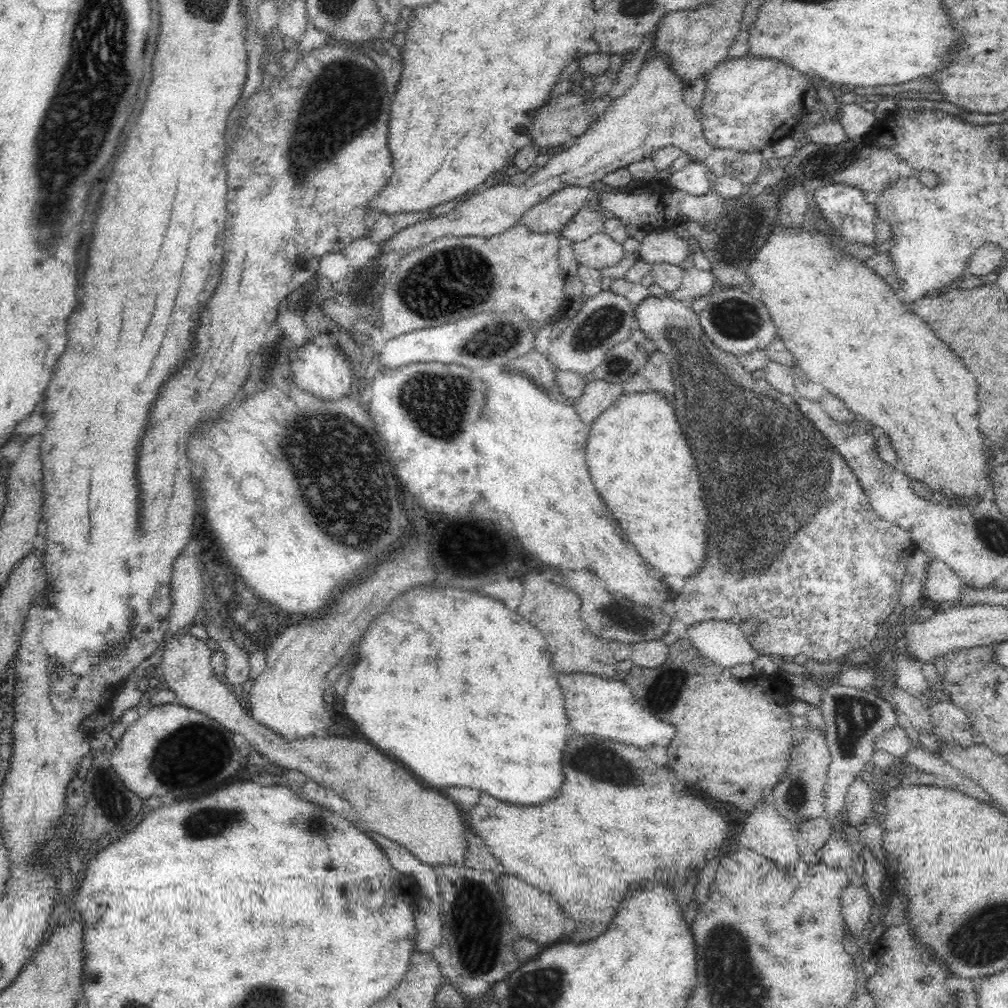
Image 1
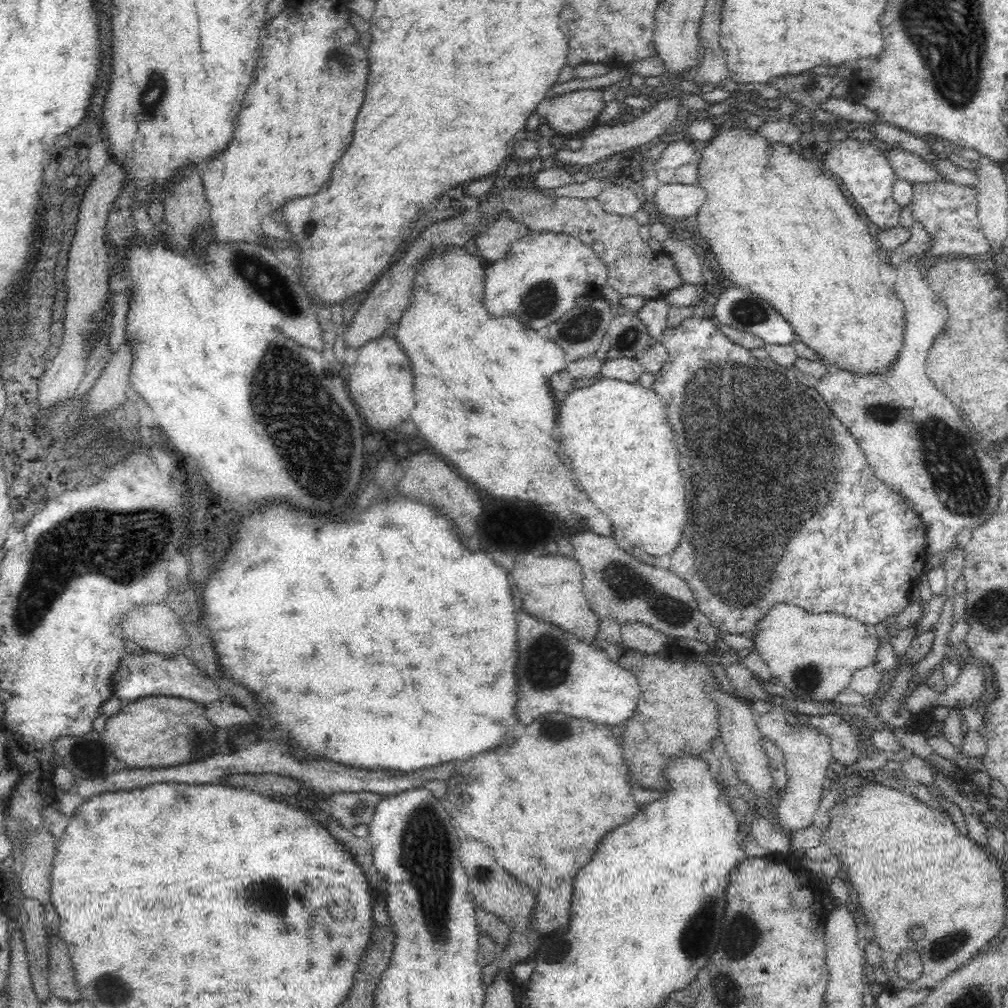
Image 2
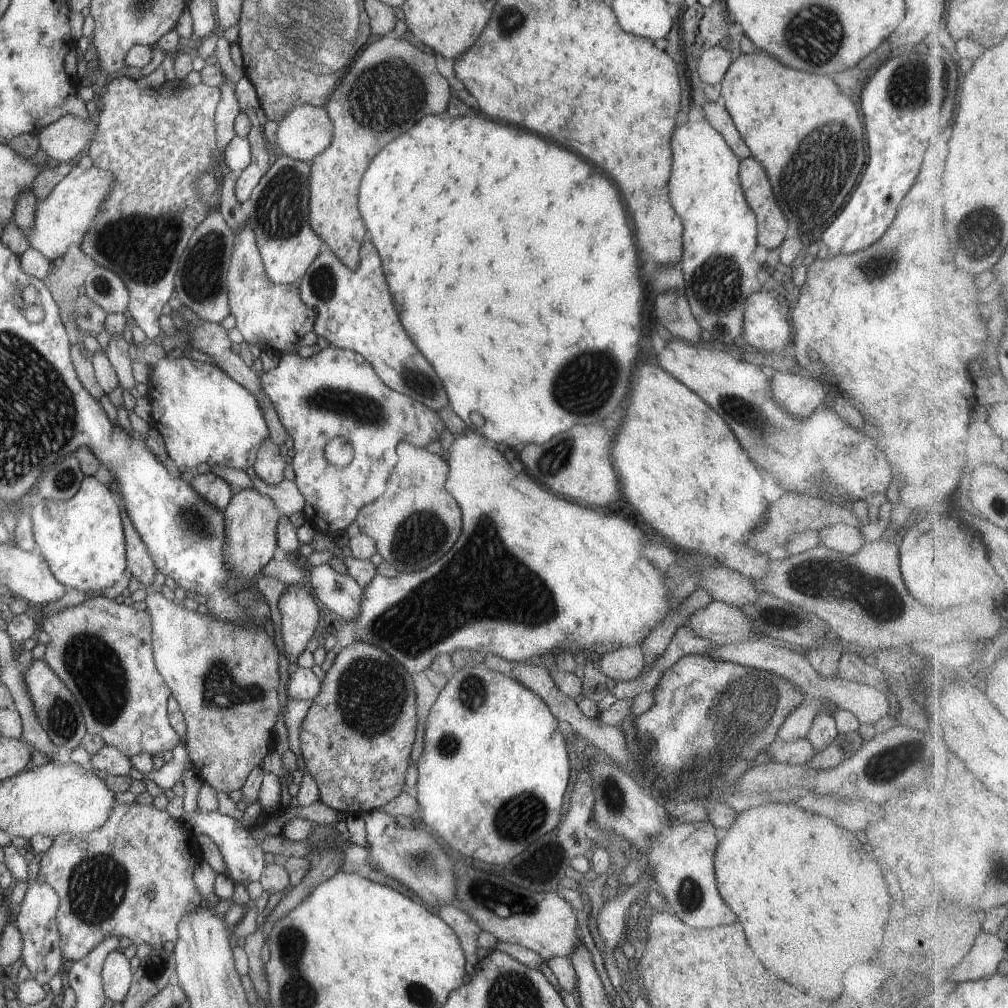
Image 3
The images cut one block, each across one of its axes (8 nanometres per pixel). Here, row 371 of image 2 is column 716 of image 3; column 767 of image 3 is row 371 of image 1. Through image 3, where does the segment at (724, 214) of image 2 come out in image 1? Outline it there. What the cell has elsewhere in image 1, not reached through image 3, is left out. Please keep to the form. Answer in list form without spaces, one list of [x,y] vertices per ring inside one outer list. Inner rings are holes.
[[[777,223],[772,226],[772,232],[766,240],[766,244],[756,252],[756,255],[750,260],[748,273],[750,273],[749,289],[752,290],[766,305],[767,311],[771,316],[771,321],[777,328],[777,336],[782,339],[782,342],[788,347],[788,350],[794,356],[794,366],[797,366],[804,372],[805,376],[812,382],[823,386],[824,390],[830,394],[837,396],[850,412],[853,412],[857,417],[861,416],[867,421],[867,424],[873,425],[882,429],[884,436],[894,449],[897,461],[897,468],[903,472],[909,480],[916,480],[920,484],[924,484],[926,488],[941,494],[944,497],[944,502],[970,502],[980,501],[986,497],[986,492],[989,492],[988,486],[992,486],[990,480],[990,470],[992,466],[988,466],[988,452],[986,452],[986,444],[984,438],[980,436],[980,420],[976,420],[976,408],[978,408],[978,384],[976,384],[976,376],[970,372],[968,366],[964,366],[960,362],[960,358],[940,340],[938,335],[934,334],[928,325],[918,324],[912,326],[910,320],[918,320],[918,317],[913,314],[909,308],[899,303],[893,291],[876,273],[868,268],[864,262],[859,262],[854,258],[845,258],[839,250],[830,249],[830,237],[818,235],[810,235],[803,230],[785,230]],[[962,448],[962,460],[960,462],[948,462],[948,460],[956,460],[956,450],[960,452]]]

